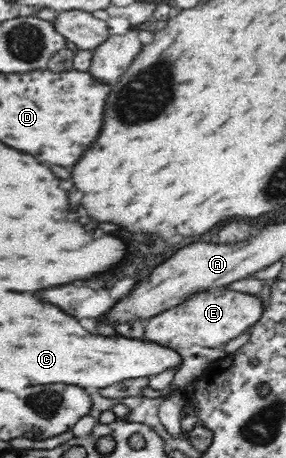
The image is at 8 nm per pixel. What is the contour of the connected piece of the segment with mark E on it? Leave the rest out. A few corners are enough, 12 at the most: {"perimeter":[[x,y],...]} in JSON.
{"perimeter":[[216,288],[147,319],[147,340],[183,364],[162,400],[193,384],[264,314],[259,296]]}

